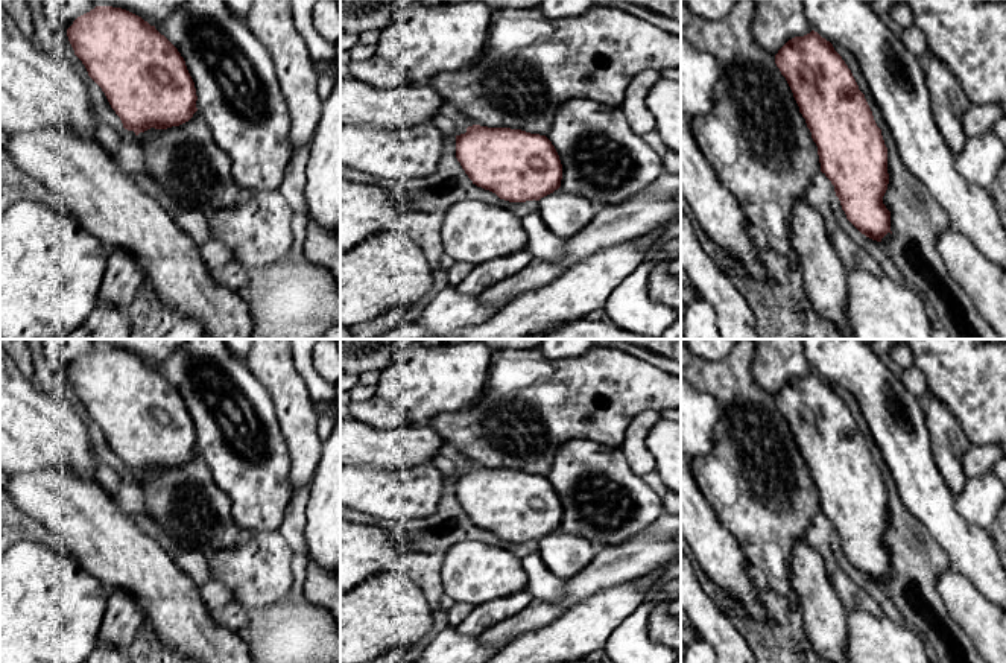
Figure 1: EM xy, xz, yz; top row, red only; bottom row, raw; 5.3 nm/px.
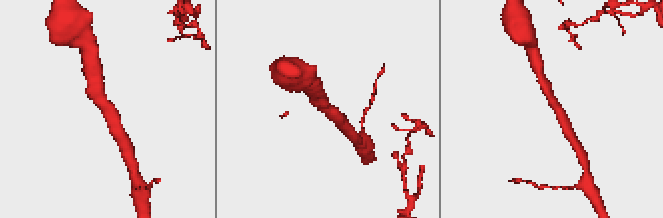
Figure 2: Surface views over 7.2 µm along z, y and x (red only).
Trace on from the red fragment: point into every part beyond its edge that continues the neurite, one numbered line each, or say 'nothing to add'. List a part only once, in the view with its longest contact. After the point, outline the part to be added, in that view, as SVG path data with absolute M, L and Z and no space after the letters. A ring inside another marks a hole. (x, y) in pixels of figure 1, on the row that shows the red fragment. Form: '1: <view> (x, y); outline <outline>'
nothing to add

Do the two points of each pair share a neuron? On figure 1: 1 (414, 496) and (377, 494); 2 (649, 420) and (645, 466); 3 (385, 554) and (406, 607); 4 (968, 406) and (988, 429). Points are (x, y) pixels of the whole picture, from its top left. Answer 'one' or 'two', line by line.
1: one
2: one
3: two
4: one

